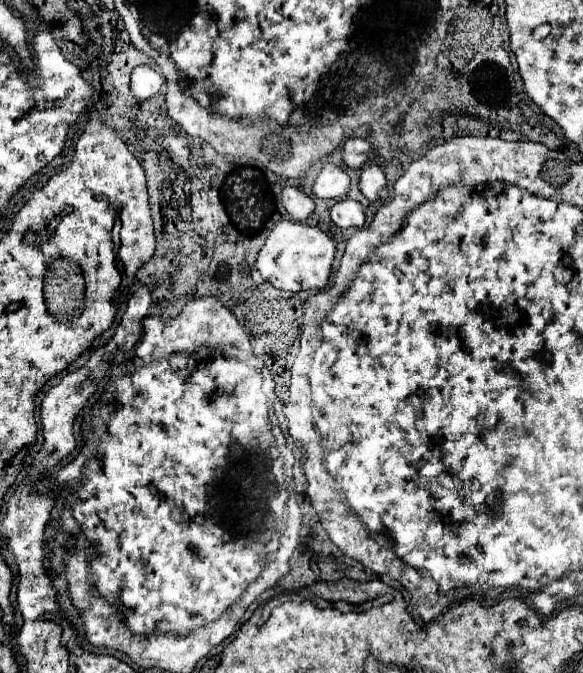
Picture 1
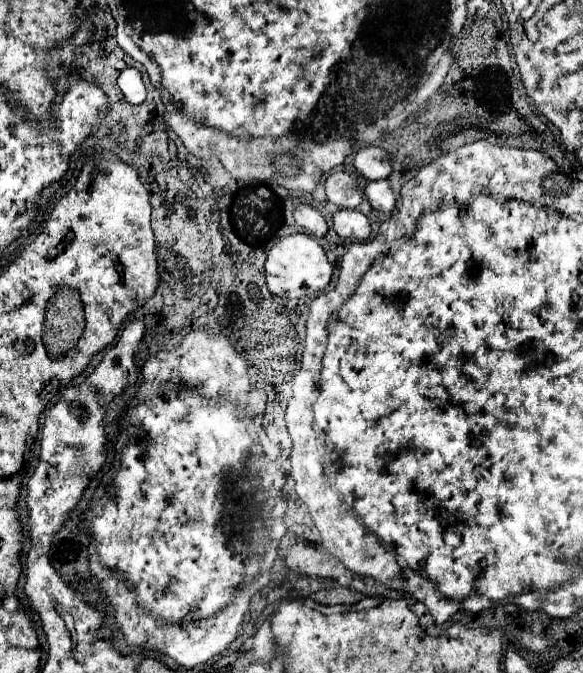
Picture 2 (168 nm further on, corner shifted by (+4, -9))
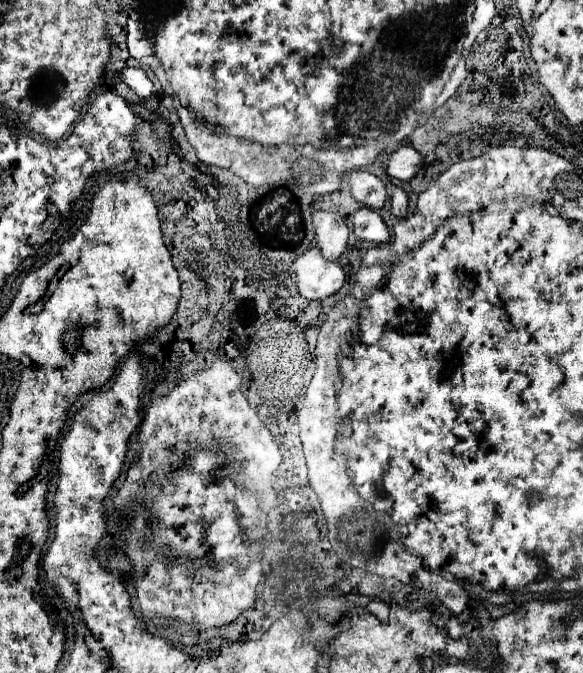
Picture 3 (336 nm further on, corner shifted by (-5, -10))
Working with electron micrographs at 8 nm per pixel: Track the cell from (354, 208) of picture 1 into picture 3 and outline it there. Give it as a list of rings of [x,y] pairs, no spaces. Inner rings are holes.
[[[360,208],[352,216],[352,230],[360,240],[368,240],[374,244],[386,244],[390,240],[390,232],[384,220],[372,208]]]

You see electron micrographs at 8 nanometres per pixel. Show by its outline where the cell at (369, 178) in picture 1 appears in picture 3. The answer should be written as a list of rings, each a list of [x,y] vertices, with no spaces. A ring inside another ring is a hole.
[[[394,186],[390,200],[392,200],[392,214],[398,218],[404,218],[408,214],[408,194],[402,188]]]

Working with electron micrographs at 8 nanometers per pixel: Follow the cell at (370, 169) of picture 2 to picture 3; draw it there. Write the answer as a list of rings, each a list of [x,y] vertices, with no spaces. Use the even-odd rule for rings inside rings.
[[[402,146],[390,154],[386,172],[398,180],[412,180],[422,166],[424,166],[424,156],[420,156],[420,152],[414,150],[412,146]]]

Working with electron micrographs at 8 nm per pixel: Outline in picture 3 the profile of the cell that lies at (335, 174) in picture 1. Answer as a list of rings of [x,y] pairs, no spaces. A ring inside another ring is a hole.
[[[354,170],[354,172],[348,174],[348,182],[350,182],[352,196],[360,204],[364,204],[368,208],[380,210],[384,206],[384,202],[388,200],[386,184],[380,178],[376,178],[374,174],[370,174],[370,172]]]

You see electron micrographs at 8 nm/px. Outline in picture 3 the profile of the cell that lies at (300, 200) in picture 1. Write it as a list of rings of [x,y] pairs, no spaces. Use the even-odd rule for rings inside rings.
[[[318,210],[312,214],[312,224],[316,230],[316,246],[326,260],[338,260],[348,246],[348,224],[342,216],[334,212]]]

